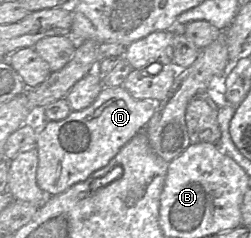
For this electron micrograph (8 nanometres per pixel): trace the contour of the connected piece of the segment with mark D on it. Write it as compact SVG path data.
M123 86L104 87L89 107L72 111L63 120L49 121L35 142L38 152L36 181L45 192L45 198L65 192L105 167L123 146L144 131L160 102L134 99Z

